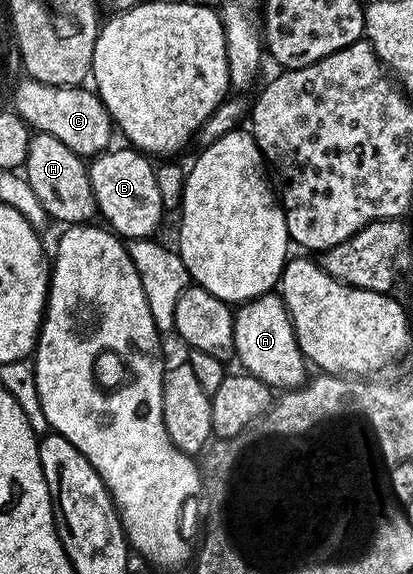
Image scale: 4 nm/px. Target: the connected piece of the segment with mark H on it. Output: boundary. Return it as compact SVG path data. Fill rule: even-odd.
M33 132L28 138L22 176L28 182L30 191L38 195L38 203L42 203L53 222L64 221L65 226L82 225L91 222L97 216L96 200L90 187L90 175L85 158L70 151L70 147L62 143L62 139L54 139L54 135L49 133Z

